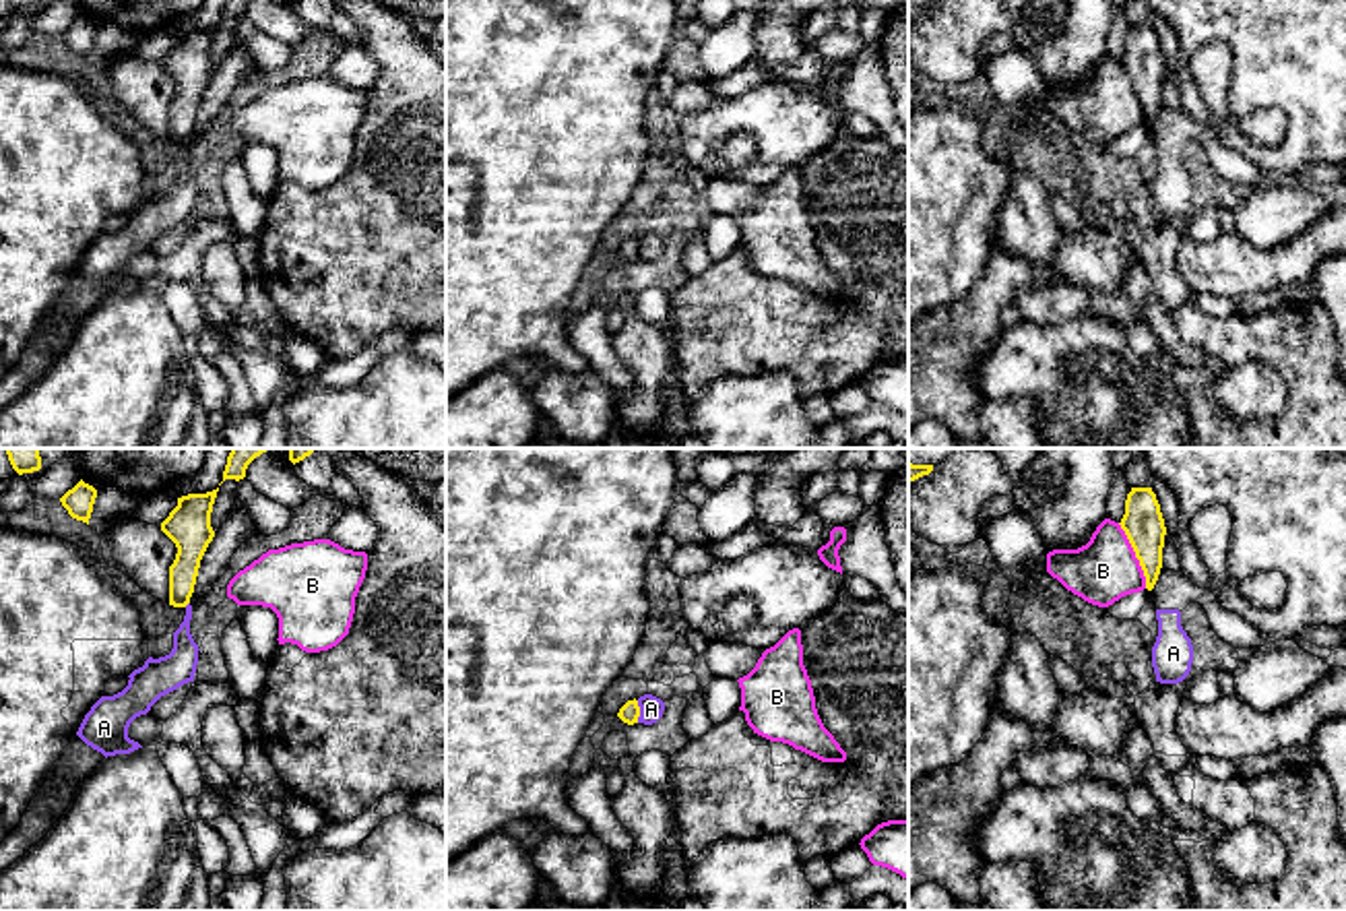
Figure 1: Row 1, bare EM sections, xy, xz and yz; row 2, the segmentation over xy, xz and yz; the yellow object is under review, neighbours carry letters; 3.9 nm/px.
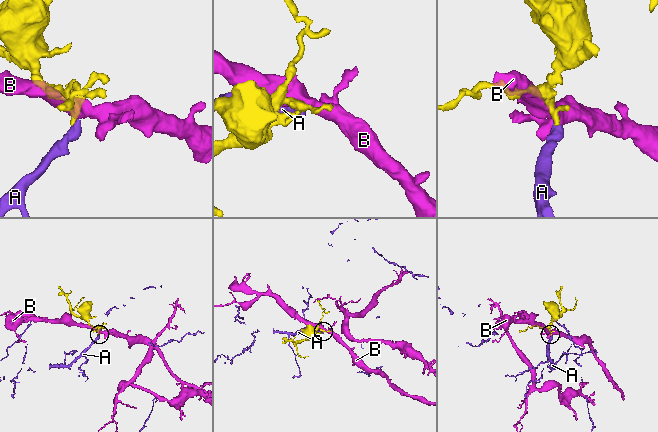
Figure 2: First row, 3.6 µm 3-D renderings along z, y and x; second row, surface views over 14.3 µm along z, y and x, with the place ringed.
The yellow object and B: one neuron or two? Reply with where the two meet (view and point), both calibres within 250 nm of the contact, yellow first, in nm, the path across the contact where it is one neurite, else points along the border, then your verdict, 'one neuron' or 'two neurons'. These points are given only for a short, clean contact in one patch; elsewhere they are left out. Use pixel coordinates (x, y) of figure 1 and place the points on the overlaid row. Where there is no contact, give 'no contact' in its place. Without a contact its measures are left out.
meets yellow in yz at (1136, 556); 160 nm thick on the yellow side, 260 nm on the other; two neurons

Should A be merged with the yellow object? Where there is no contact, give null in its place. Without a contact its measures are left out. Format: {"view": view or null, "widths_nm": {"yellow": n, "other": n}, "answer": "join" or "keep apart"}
{"view": "xz", "widths_nm": {"yellow": 80, "other": 100}, "answer": "keep apart"}

